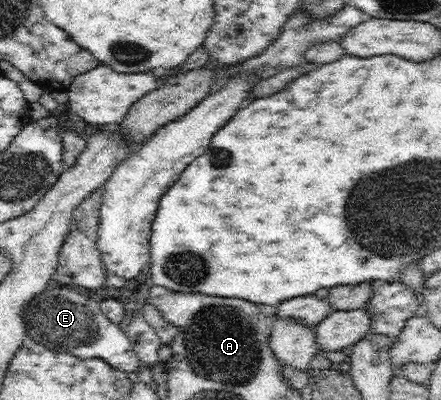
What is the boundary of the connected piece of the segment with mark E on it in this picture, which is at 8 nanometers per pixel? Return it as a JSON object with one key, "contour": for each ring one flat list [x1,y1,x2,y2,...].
{"contour":[[64,285,46,288,28,302,22,317,26,323,26,334,50,350,70,353,82,359,98,357,126,374,139,370,141,361,127,334,118,327,118,323,106,317,98,301,80,293,79,288]]}

